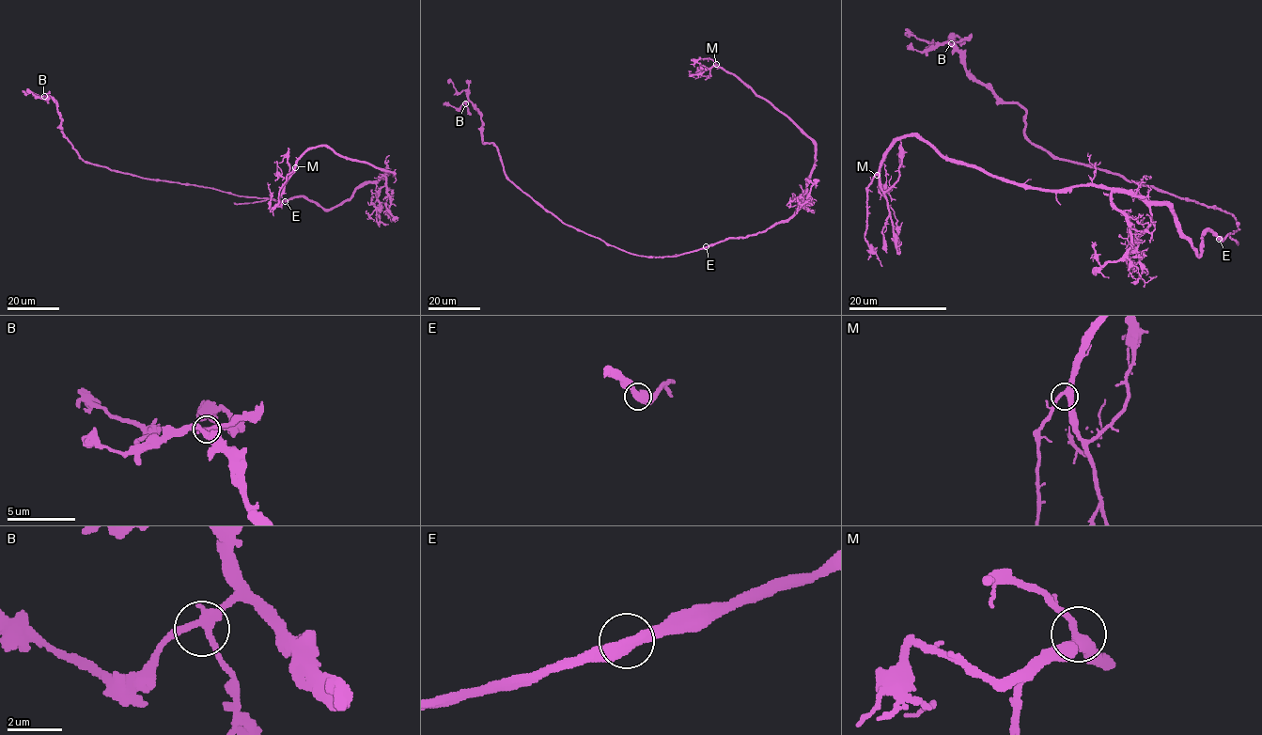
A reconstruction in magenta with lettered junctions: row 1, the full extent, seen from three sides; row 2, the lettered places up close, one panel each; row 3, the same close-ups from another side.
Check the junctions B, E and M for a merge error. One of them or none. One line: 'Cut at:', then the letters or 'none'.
Cut at: none

